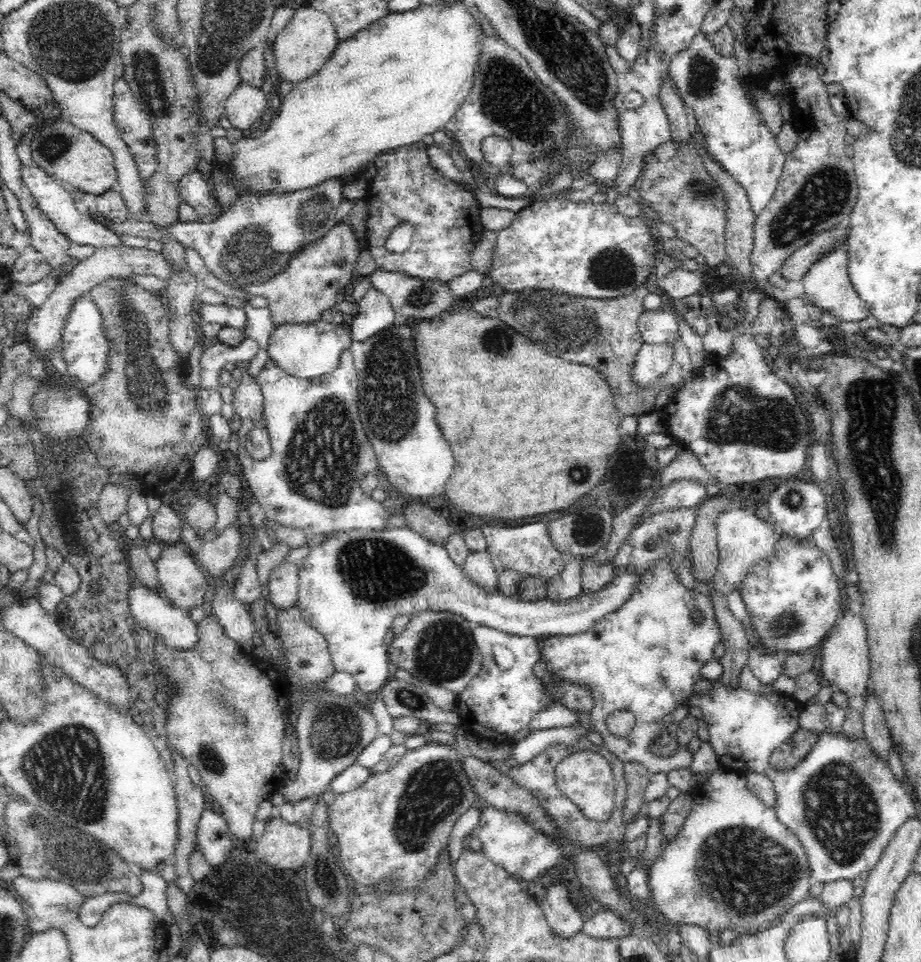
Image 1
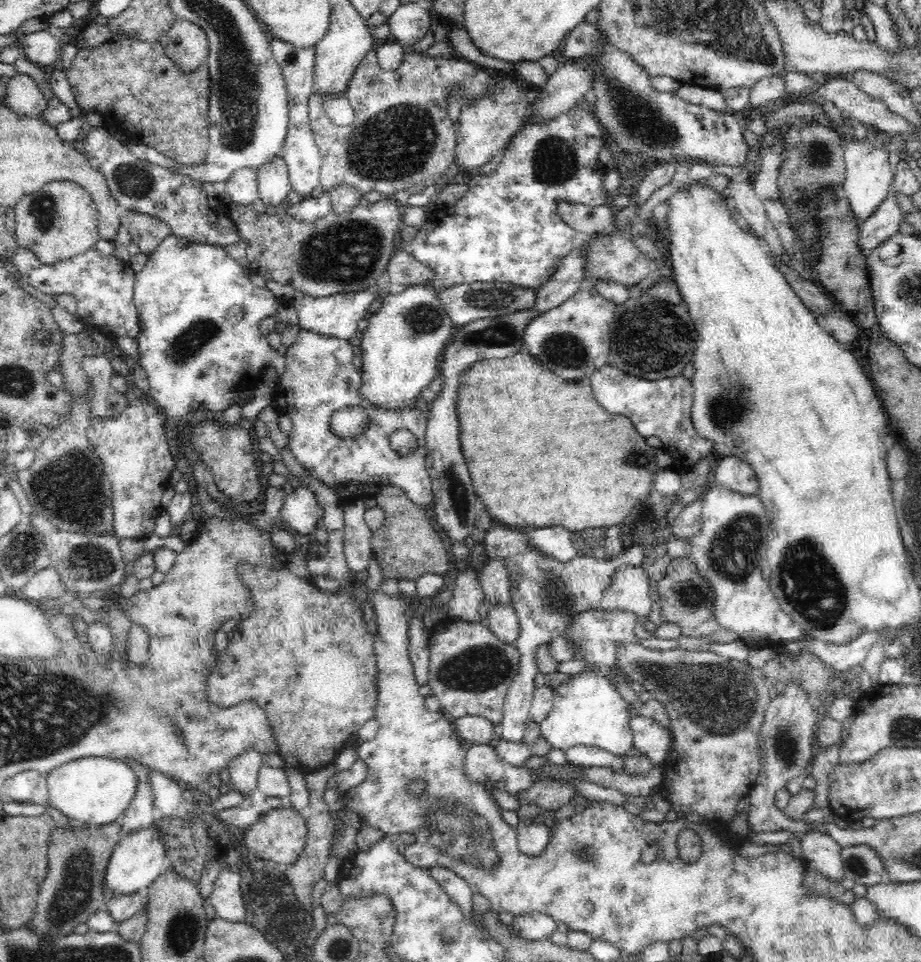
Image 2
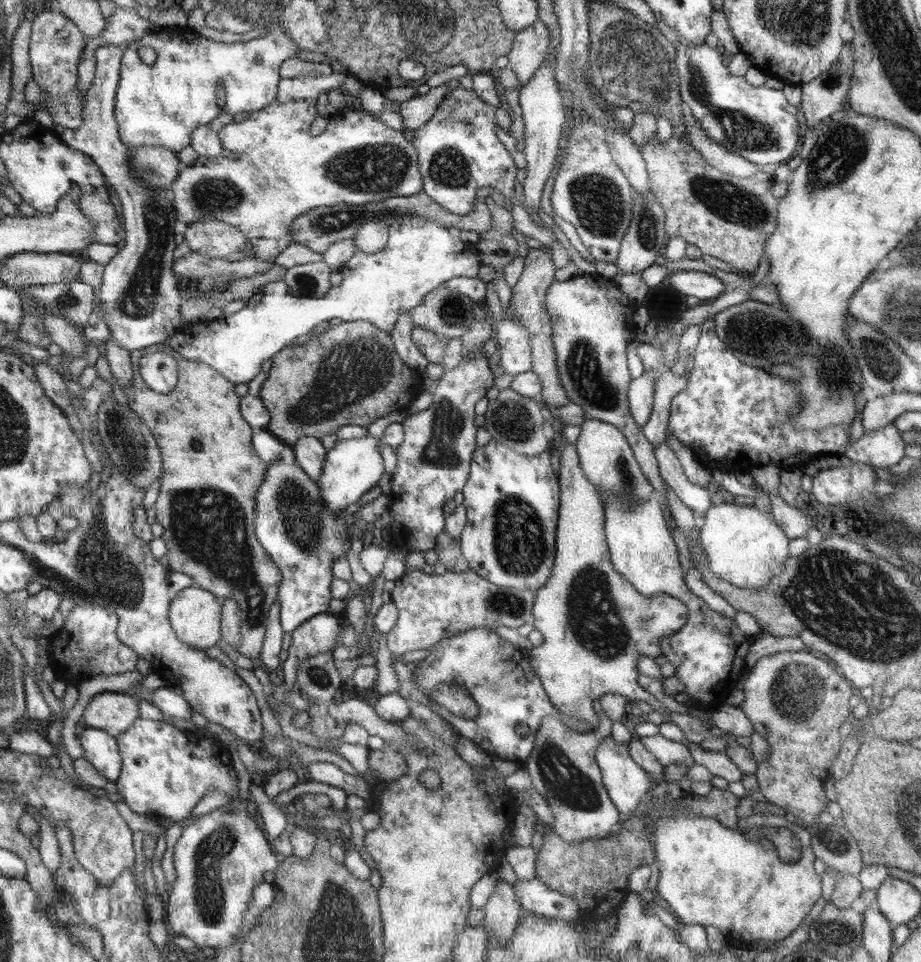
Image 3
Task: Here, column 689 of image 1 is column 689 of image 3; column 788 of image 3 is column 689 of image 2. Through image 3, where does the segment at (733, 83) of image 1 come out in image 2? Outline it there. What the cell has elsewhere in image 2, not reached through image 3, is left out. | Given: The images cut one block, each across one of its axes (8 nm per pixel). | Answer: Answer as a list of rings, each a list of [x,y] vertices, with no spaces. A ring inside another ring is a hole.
[[[580,22],[567,35],[558,52],[562,60],[572,62],[596,62],[592,70],[592,84],[596,94],[596,116],[610,132],[616,146],[626,152],[640,152],[644,156],[676,163],[678,161],[702,160],[708,165],[744,166],[746,164],[746,142],[742,126],[728,113],[690,104],[671,92],[660,92],[650,88],[648,72],[640,67],[630,55],[604,43],[599,29],[590,22]]]

